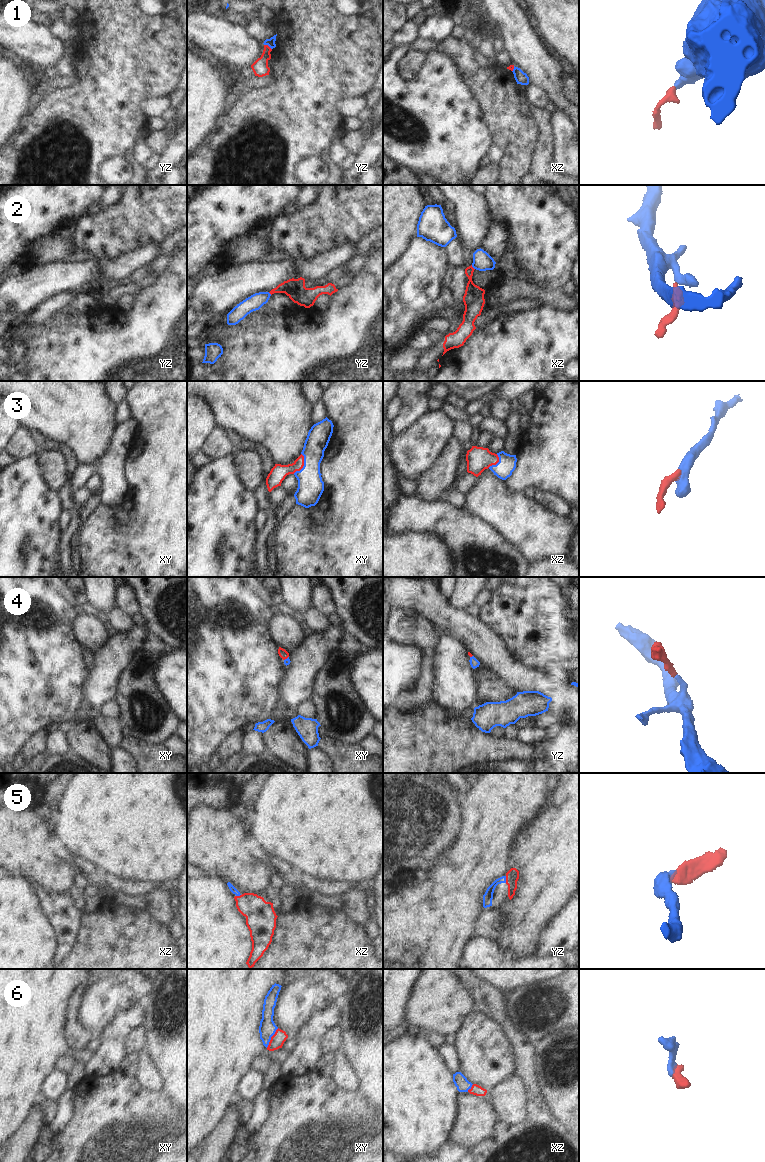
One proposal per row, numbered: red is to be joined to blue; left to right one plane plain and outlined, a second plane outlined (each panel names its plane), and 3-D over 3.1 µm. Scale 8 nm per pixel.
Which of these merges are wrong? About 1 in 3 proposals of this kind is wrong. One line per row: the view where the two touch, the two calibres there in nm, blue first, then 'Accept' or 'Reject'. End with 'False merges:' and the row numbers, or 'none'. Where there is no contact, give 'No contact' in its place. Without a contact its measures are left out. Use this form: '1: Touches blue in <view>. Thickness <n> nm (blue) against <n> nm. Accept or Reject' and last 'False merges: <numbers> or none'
1: Touches blue in yz. Thickness 70 nm (blue) against 130 nm. Reject
2: Touches blue in xz. Thickness 160 nm (blue) against 160 nm. Reject
3: Touches blue in xy. Thickness 200 nm (blue) against 130 nm. Accept
4: Touches blue in xy. Thickness 50 nm (blue) against 70 nm. Accept
5: Touches blue in yz. Thickness 80 nm (blue) against 110 nm. Accept
6: Touches blue in xy. Thickness 140 nm (blue) against 110 nm. Accept
False merges: 1, 2

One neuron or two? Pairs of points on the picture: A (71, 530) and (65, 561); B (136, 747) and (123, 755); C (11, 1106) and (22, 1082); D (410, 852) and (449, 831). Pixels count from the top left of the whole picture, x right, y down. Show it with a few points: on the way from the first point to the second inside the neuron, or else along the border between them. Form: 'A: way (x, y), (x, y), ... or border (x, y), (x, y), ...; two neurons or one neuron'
A: way (65, 538), (65, 553); one neuron
B: border (121, 746), (127, 749), (138, 762); two neurons
C: way (11, 1100), (11, 1093), (16, 1088); one neuron
D: way (420, 842), (430, 832), (439, 832); one neuron

